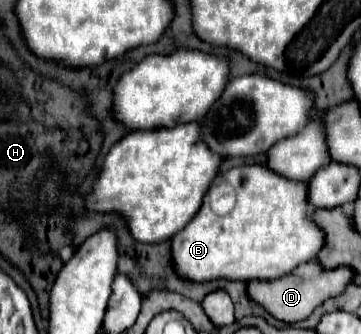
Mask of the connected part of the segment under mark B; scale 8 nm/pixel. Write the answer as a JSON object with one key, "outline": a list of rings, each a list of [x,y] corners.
{"outline":[[[264,164],[242,165],[242,167],[234,167],[228,173],[218,175],[211,183],[208,191],[204,196],[204,203],[202,209],[196,213],[196,217],[182,229],[178,231],[170,241],[170,257],[172,257],[172,267],[176,271],[176,275],[184,281],[190,283],[206,283],[206,281],[218,281],[218,279],[228,279],[228,281],[274,281],[274,277],[282,277],[286,273],[290,273],[294,267],[306,263],[306,261],[314,261],[314,257],[318,255],[318,249],[322,249],[322,231],[316,225],[310,225],[312,221],[308,219],[308,209],[310,205],[306,203],[306,183],[300,181],[288,181],[280,175],[276,175],[270,171]]]}

